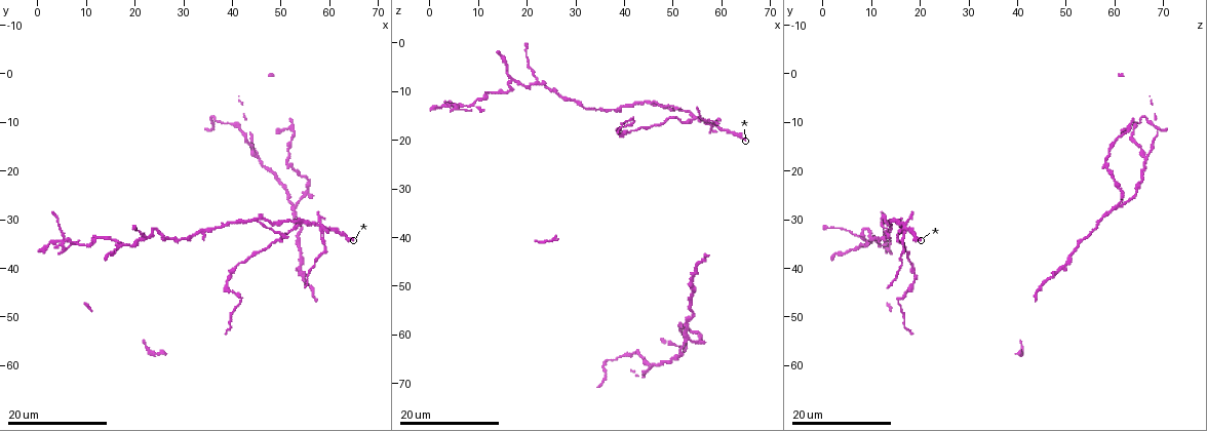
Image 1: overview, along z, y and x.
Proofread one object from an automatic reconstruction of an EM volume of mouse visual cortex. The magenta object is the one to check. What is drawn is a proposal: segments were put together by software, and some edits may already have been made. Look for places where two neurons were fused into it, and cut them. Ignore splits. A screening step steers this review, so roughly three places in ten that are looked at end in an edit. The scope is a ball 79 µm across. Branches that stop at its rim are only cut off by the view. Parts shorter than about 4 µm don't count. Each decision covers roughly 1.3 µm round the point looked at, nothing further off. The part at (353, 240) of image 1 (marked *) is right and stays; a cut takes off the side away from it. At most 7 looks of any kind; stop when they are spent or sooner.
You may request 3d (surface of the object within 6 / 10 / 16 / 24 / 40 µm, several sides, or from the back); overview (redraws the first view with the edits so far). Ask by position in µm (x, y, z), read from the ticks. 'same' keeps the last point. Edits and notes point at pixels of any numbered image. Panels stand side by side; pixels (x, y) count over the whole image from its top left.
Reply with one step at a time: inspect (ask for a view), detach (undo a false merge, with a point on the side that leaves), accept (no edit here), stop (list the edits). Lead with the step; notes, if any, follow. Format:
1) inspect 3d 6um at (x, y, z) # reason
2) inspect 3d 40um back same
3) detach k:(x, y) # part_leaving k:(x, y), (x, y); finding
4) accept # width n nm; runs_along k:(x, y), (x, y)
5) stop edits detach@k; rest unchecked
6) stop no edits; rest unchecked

inspect 3d 16um at (45.5, 30.5, 12.5)

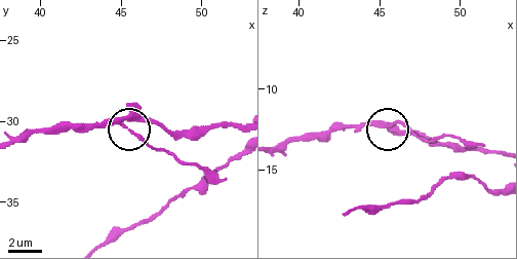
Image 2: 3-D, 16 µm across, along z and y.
inspect 3d 10um at (45.2, 30.4, 12.3)

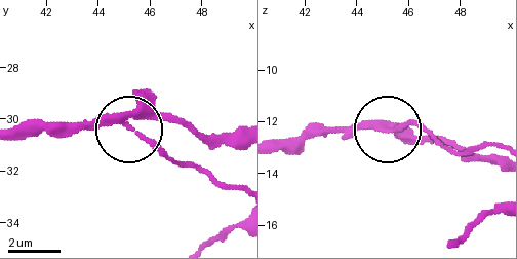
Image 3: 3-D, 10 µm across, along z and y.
detach 3:(157, 142) # arms 3; a second neuron is stuck on

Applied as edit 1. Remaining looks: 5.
inspect overview

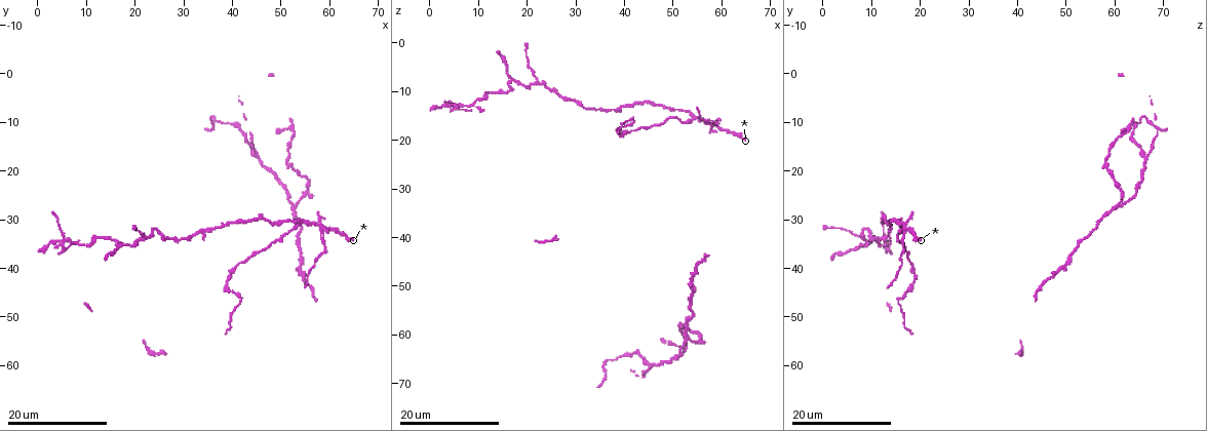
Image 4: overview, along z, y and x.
inspect 3d 24um at (22.5, 34.0, 8.0) # four-way junction

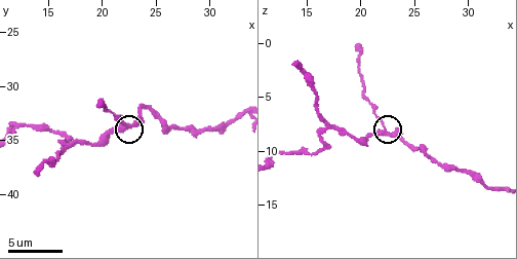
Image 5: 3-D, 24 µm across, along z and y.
inspect 3d 6um at (22.0, 33.8, 7.8)

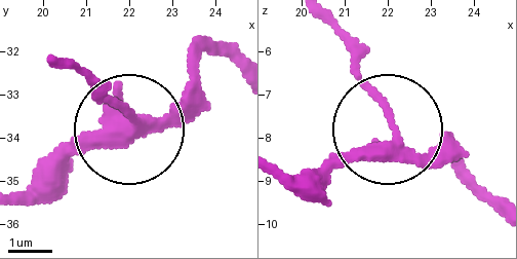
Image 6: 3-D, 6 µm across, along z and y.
accept # arms 4; all the same neuron

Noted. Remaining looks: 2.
inspect 3d 6um at (16.8, 35.6, 7.4) # thin arm on a thick one

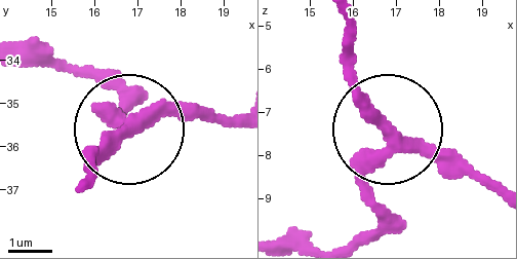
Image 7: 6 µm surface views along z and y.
accept # arms 3; one neuron here

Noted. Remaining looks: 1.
stop edits detach@3; rest unchecked

